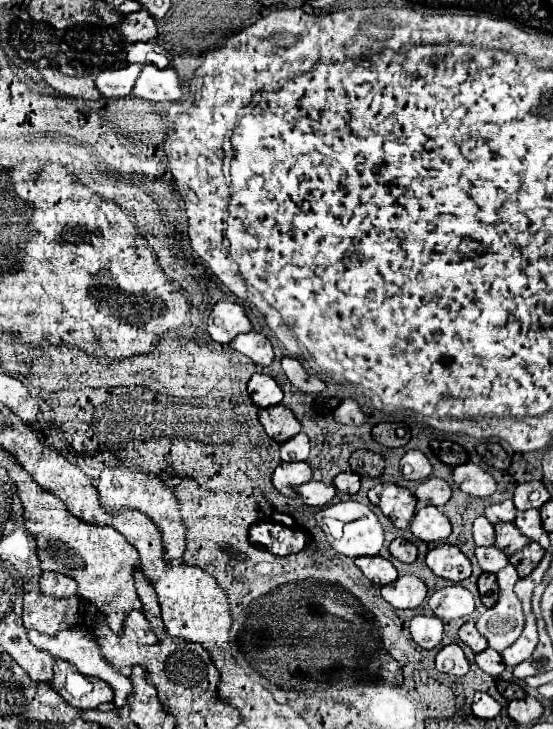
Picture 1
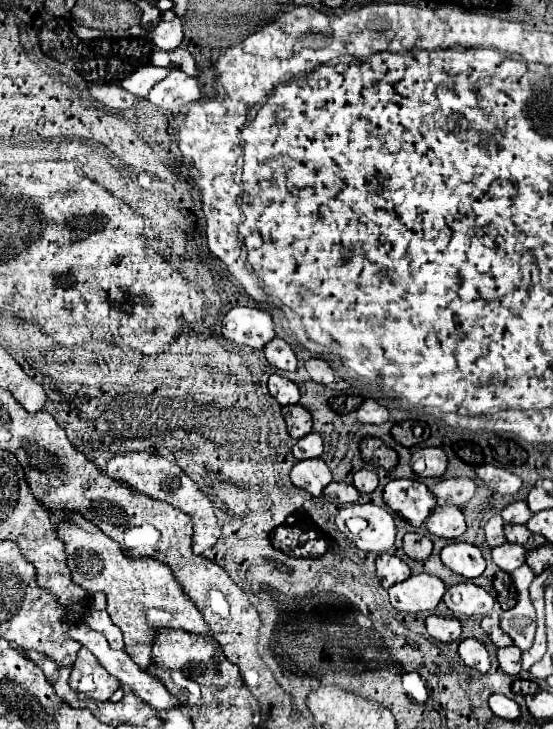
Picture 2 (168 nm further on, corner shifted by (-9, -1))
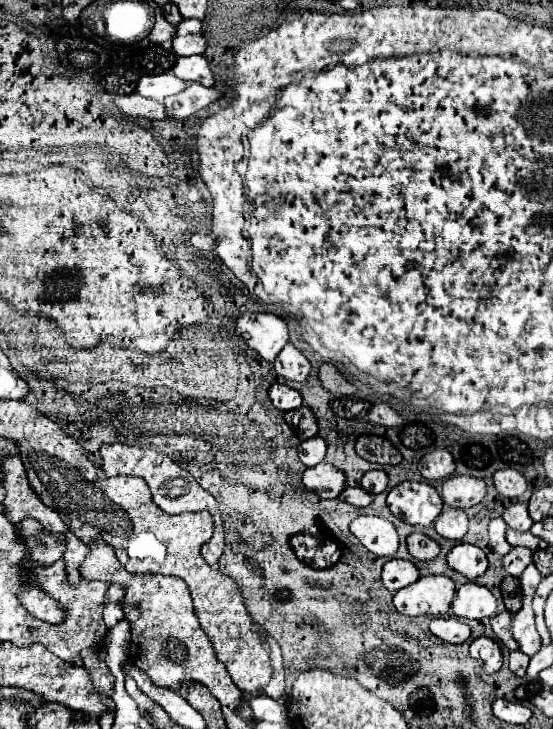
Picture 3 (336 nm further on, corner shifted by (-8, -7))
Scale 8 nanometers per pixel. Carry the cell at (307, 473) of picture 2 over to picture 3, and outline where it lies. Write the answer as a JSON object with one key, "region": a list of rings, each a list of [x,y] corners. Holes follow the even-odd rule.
{"region":[[[322,461],[316,467],[310,467],[304,471],[302,483],[308,491],[324,499],[336,499],[346,487],[346,475],[344,471],[336,469],[332,463]]]}

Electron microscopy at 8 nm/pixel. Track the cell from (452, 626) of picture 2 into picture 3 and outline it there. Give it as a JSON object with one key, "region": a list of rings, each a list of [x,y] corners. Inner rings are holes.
{"region":[[[436,617],[430,621],[430,631],[446,641],[446,643],[452,643],[452,645],[458,645],[458,643],[464,643],[470,639],[470,627],[458,619],[442,619],[442,617]]]}

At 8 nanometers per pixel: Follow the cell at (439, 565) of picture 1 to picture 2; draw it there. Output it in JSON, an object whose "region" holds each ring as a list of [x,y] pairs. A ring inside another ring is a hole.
{"region":[[[449,543],[441,549],[441,561],[445,567],[451,567],[453,573],[465,579],[475,579],[485,571],[481,551],[469,543]]]}

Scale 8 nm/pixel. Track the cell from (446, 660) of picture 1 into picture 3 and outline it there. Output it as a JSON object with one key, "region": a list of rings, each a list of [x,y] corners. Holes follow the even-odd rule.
{"region":[[[478,637],[478,639],[474,639],[470,643],[470,655],[472,655],[472,659],[482,661],[482,665],[484,665],[484,669],[488,673],[500,671],[500,667],[502,667],[502,649],[490,637]]]}

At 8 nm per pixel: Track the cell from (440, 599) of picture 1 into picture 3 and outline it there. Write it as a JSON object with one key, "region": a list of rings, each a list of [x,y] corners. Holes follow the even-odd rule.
{"region":[[[468,581],[456,591],[452,611],[460,619],[488,619],[496,613],[496,597],[490,589]]]}

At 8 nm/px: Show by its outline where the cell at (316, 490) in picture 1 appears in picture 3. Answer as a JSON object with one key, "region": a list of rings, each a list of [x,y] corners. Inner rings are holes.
{"region":[[[346,487],[342,491],[340,499],[350,505],[356,505],[356,507],[368,507],[372,503],[372,495],[362,487]]]}

